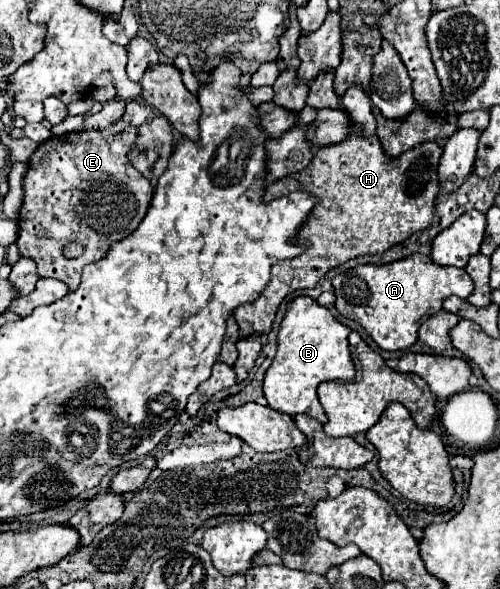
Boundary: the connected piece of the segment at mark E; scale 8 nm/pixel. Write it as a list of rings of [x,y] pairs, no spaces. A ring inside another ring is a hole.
[[[128,101],[126,113],[120,119],[120,123],[114,123],[112,127],[106,127],[104,131],[80,131],[80,133],[66,133],[60,137],[50,137],[34,151],[28,163],[28,173],[22,183],[24,199],[22,199],[22,209],[18,213],[16,245],[18,245],[20,257],[28,257],[36,263],[36,271],[40,277],[60,279],[68,285],[70,291],[76,291],[80,285],[82,267],[88,263],[100,261],[104,255],[108,255],[112,243],[122,241],[140,225],[140,221],[148,213],[154,187],[144,175],[140,175],[128,163],[128,151],[132,149],[132,143],[136,141],[138,127],[146,123],[148,119],[154,119],[152,107],[148,107],[144,101]],[[42,231],[46,233],[44,239],[38,237]],[[70,241],[76,241],[84,247],[84,253],[76,259],[62,257],[62,247]]]

